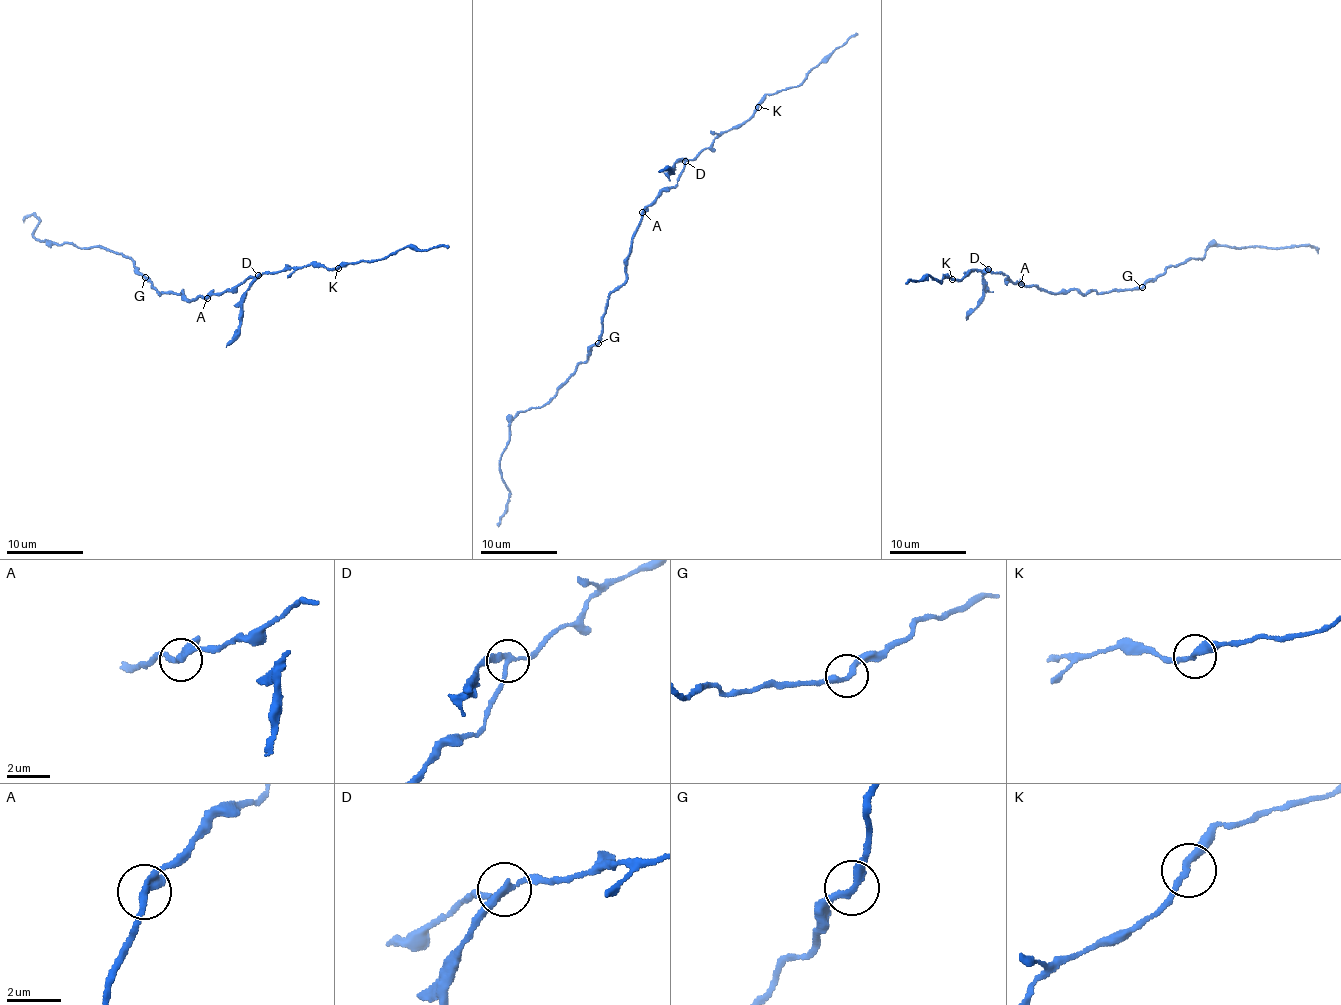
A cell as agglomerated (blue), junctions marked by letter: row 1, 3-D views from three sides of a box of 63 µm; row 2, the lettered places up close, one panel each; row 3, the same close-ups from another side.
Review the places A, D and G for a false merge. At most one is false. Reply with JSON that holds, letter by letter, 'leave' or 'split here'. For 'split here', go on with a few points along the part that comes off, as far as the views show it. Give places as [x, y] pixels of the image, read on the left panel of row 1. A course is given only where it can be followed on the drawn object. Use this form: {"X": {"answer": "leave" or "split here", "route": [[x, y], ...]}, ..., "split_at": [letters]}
{"A": {"answer": "leave"}, "D": {"answer": "split here", "route": [[259, 275], [317, 265], [334, 270], [349, 262], [382, 259], [409, 246], [422, 250], [442, 245], [448, 248]]}, "G": {"answer": "leave"}, "split_at": ["D"]}

